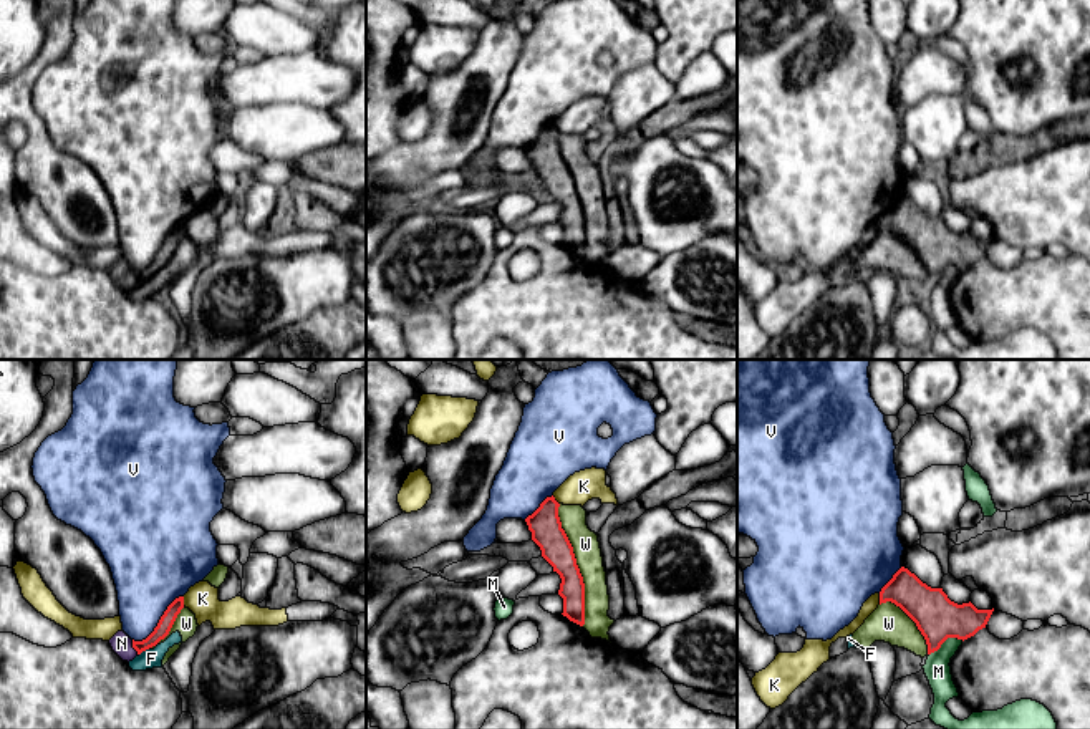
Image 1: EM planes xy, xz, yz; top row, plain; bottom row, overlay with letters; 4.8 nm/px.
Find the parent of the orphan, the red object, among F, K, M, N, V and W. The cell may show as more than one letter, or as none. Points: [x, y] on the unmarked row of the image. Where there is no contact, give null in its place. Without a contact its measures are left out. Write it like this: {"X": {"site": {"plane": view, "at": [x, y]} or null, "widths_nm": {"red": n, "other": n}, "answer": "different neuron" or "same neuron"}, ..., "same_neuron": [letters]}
{"F": {"site": {"plane": "xy", "at": [143, 279]}, "widths_nm": {"red": 70, "other": 100}, "answer": "different neuron"}, "K": {"site": {"plane": "yz", "at": [880, 227]}, "widths_nm": {"red": 200, "other": 70}, "answer": "different neuron"}, "M": {"site": {"plane": "yz", "at": [946, 267]}, "widths_nm": {"red": 220, "other": 130}, "answer": "different neuron"}, "N": {"site": {"plane": "xy", "at": [135, 277]}, "widths_nm": {"red": 70, "other": 100}, "answer": "same neuron"}, "V": {"site": {"plane": "xy", "at": [159, 251]}, "widths_nm": {"red": 70, "other": 360}, "answer": "different neuron"}, "W": {"site": {"plane": "xz", "at": [577, 194]}, "widths_nm": {"red": 150, "other": 130}, "answer": "different neuron"}, "same_neuron": ["N"]}

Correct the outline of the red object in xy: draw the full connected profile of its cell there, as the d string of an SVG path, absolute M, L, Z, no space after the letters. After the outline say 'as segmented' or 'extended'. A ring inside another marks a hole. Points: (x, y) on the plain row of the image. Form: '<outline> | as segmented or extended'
M184 225L176 227L167 239L164 240L164 244L161 245L157 255L154 257L154 260L142 270L134 270L131 268L123 258L118 260L111 268L109 273L113 277L113 280L123 288L123 290L133 290L136 285L139 285L142 280L156 275L161 268L164 268L177 244L181 242L181 239L184 237Z | extended

